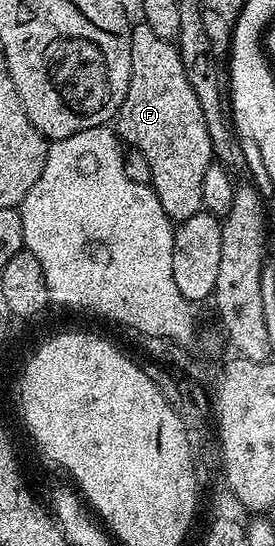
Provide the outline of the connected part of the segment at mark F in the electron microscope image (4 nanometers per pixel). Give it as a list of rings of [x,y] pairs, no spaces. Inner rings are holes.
[[[143,23],[133,25],[131,79],[115,129],[126,146],[138,149],[147,159],[152,187],[170,221],[190,221],[202,212],[203,174],[215,161],[203,110],[188,82],[177,45],[159,39]]]

